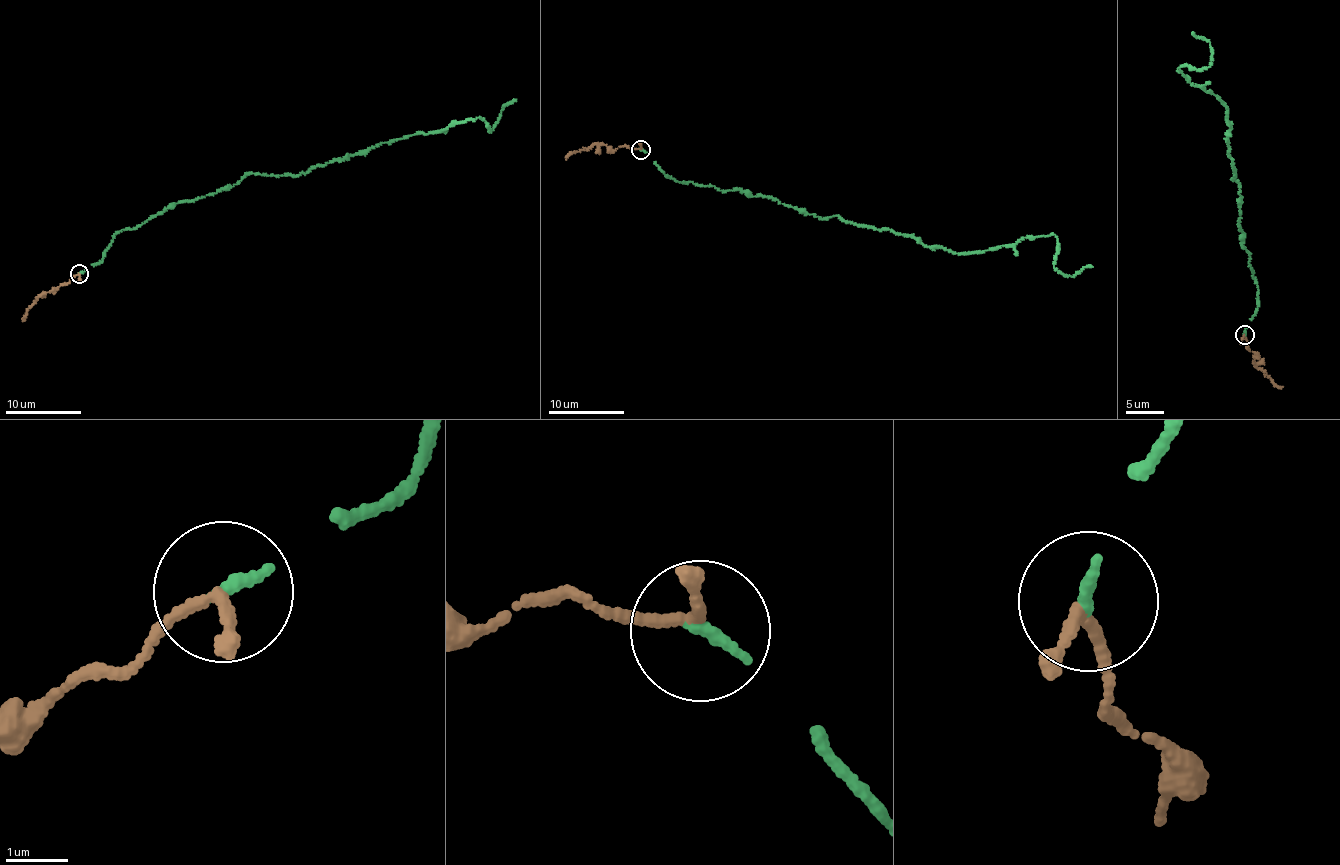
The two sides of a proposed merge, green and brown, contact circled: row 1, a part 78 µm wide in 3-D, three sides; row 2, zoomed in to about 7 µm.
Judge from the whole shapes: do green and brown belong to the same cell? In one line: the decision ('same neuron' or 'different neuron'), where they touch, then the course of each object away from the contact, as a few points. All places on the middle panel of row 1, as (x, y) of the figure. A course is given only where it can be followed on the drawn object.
same neuron; at (641, 150); green runs (641, 151), (684, 183), (771, 196), (955, 253), (1053, 234), (1054, 266), (1071, 276), (1093, 267); brown runs (641, 149), (626, 146), (612, 151), (604, 144), (591, 145), (566, 159)

